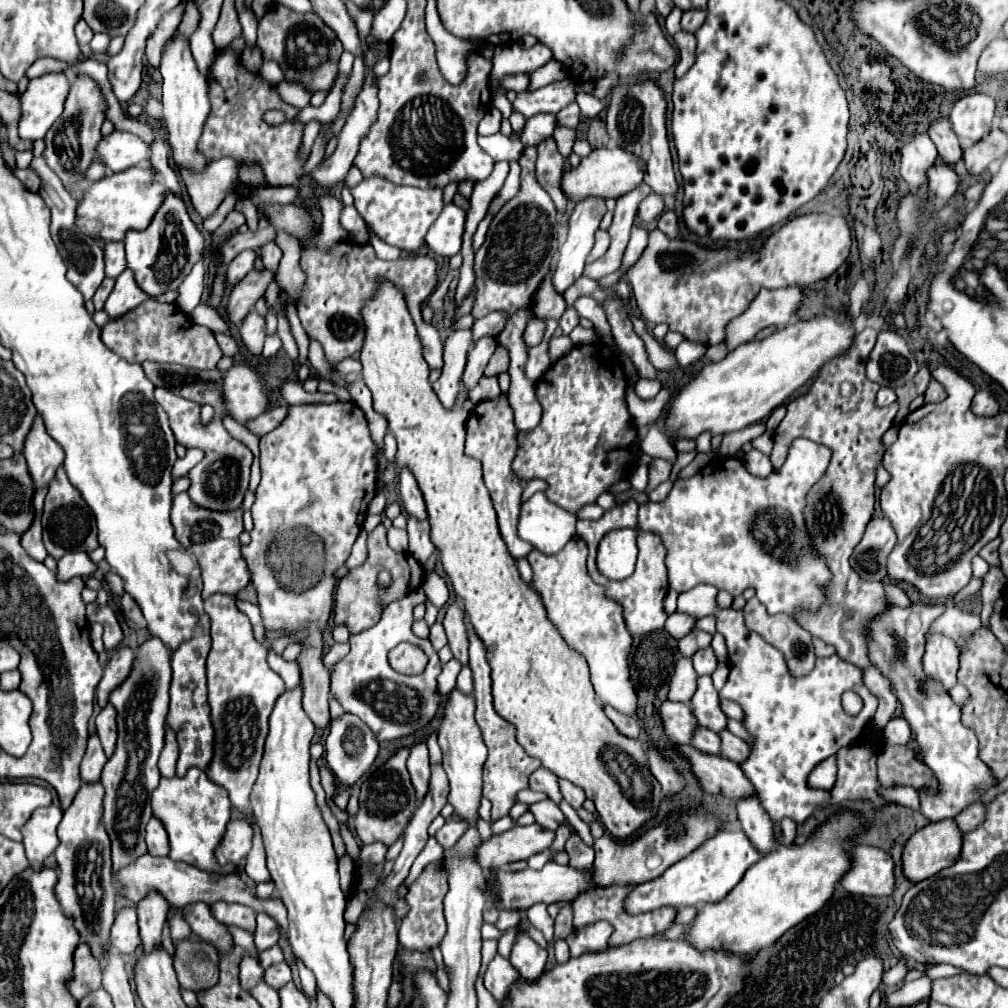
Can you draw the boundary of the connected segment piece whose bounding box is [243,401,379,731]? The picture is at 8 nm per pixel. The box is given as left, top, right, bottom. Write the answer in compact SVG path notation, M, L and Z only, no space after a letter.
M337 401L337 403L329 403L329 405L325 405L325 403L321 403L321 405L291 405L285 421L277 429L273 429L271 433L261 437L261 483L257 487L257 497L255 497L253 507L251 507L255 527L251 531L251 545L243 547L243 555L245 555L249 571L251 571L251 583L257 587L257 593L259 593L259 609L261 609L261 615L263 615L265 629L273 629L273 631L287 629L287 631L293 631L293 633L307 629L311 633L311 637L305 641L303 653L299 655L301 683L303 683L303 709L309 715L309 719L313 721L313 725L321 731L325 731L331 723L331 715L329 715L329 697L331 697L329 695L329 671L323 667L323 661L321 661L321 651L323 651L321 629L325 627L325 621L329 621L329 615L331 615L331 609L333 609L333 589L335 589L333 573L349 557L351 547L353 547L359 531L363 529L367 507L369 507L371 499L377 495L377 453L379 453L379 449L371 439L369 423L367 423L363 411L353 401Z

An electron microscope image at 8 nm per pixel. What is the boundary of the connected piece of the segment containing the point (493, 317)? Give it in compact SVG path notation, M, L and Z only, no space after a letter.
M491 313L491 315L485 315L485 317L477 319L473 323L473 329L471 329L473 343L477 343L477 339L481 339L485 335L495 335L497 337L503 331L505 323L507 321L505 321L505 315L503 313Z

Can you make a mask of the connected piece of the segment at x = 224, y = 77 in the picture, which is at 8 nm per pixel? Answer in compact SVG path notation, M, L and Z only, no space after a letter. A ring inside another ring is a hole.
M217 53L209 73L209 97L213 107L199 139L199 147L211 161L221 157L257 161L261 163L265 179L271 187L295 185L299 177L303 177L303 161L297 157L303 125L293 121L299 109L283 103L273 85L263 81L259 75L247 73L233 55ZM271 109L285 113L285 121L281 125L269 125L265 121L265 113Z

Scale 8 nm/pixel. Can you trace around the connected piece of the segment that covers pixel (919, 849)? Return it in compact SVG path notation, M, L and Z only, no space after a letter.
M953 819L929 823L923 829L919 829L915 835L911 835L911 839L907 841L907 845L903 849L905 877L909 877L911 881L921 881L921 879L927 879L927 877L939 873L945 867L951 867L955 863L957 855L961 853L961 837L963 837L963 831L957 827L957 823L953 823Z

